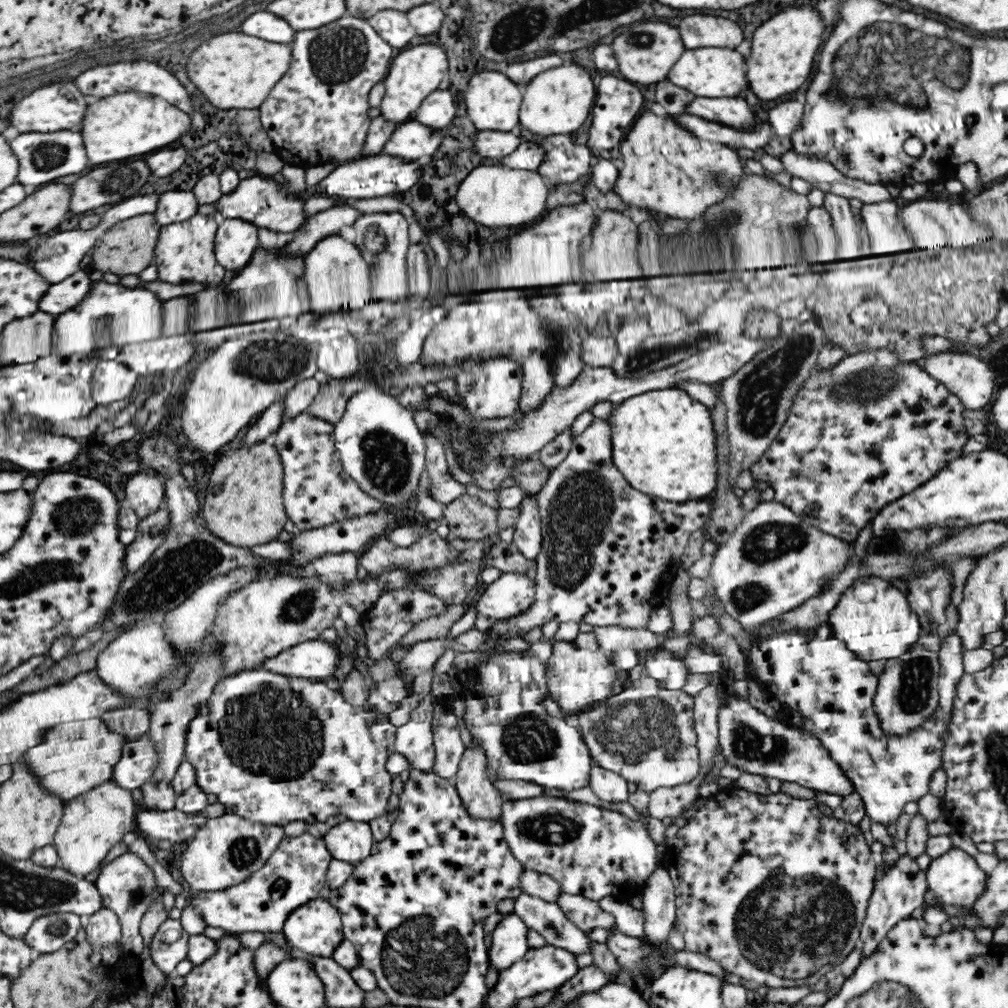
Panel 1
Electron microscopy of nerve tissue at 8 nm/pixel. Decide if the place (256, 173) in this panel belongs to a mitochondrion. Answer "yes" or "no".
no

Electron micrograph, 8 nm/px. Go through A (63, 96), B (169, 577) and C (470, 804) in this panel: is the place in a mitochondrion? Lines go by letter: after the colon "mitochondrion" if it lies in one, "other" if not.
A: other
B: mitochondrion
C: other

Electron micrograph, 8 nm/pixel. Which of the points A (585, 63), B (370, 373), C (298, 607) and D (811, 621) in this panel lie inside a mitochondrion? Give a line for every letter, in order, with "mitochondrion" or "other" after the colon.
A: other
B: other
C: mitochondrion
D: mitochondrion

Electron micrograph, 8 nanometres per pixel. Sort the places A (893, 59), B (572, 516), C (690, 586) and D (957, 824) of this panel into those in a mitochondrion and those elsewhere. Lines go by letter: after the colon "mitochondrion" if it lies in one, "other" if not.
A: mitochondrion
B: mitochondrion
C: other
D: other

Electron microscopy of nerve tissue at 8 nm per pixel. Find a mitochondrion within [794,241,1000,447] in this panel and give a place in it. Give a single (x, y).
(866, 386)

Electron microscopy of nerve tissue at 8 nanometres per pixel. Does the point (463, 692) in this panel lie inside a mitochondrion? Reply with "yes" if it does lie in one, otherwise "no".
no

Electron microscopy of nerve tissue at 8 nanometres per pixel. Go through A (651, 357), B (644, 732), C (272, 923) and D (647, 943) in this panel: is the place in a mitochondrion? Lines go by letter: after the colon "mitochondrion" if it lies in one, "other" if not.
A: mitochondrion
B: mitochondrion
C: other
D: other

